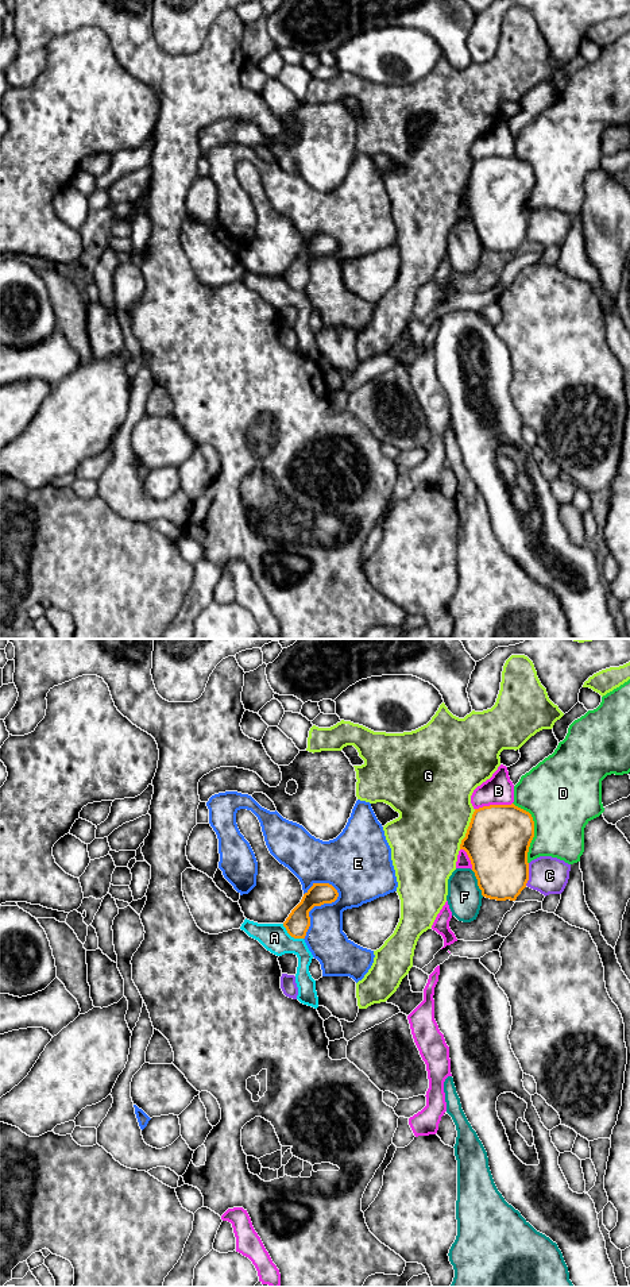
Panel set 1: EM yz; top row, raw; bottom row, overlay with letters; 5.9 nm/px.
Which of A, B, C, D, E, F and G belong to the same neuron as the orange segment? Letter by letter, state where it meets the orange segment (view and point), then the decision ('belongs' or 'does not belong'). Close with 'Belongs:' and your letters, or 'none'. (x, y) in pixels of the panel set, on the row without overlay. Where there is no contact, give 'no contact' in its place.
A: meets orange in yz at (292, 288); does not belong
B: meets orange in yz at (493, 157); does not belong
C: meets orange in yz at (528, 226); does not belong
D: meets orange in yz at (533, 182); does not belong
E: meets orange in yz at (317, 257); does not belong
F: meets orange in yz at (478, 235); does not belong
G: meets orange in yz at (467, 181); does not belong
Belongs: none

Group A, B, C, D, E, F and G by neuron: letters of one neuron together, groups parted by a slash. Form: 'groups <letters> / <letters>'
groups A / B / C / D / E / F / G

